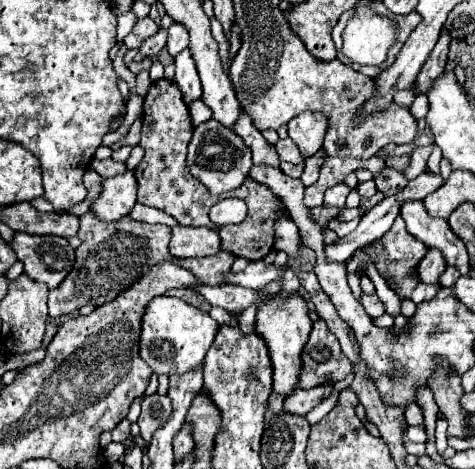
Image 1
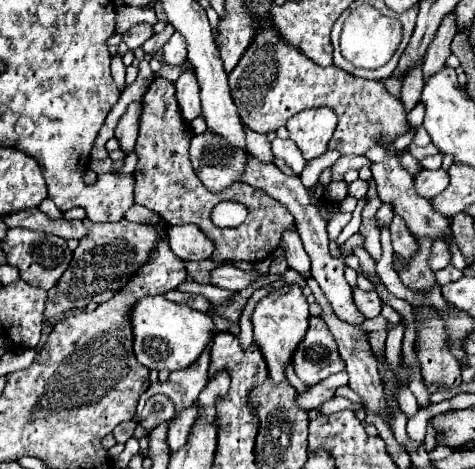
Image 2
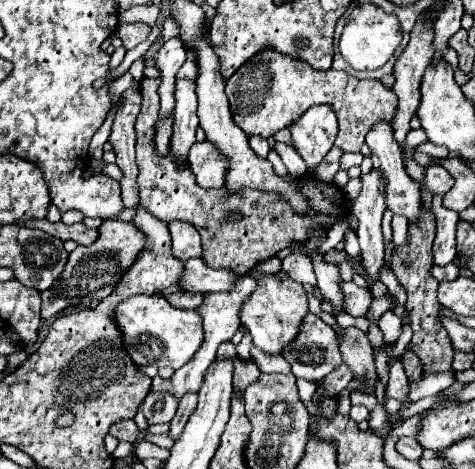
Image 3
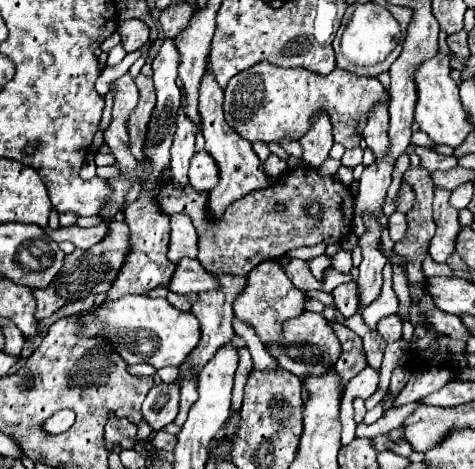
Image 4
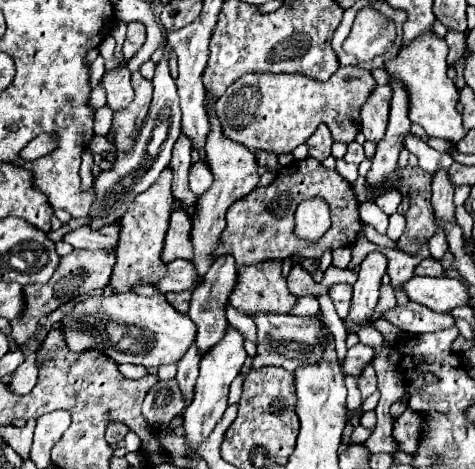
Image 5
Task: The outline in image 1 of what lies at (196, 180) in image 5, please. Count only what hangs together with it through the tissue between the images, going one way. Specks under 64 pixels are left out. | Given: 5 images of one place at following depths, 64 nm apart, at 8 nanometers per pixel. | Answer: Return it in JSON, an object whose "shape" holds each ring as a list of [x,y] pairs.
{"shape":[[[208,120],[194,128],[192,140],[188,144],[186,162],[192,176],[200,180],[210,194],[220,196],[242,186],[244,178],[252,168],[252,150],[250,146],[244,144],[244,140],[234,130],[224,128],[224,124],[216,124],[216,120]]]}

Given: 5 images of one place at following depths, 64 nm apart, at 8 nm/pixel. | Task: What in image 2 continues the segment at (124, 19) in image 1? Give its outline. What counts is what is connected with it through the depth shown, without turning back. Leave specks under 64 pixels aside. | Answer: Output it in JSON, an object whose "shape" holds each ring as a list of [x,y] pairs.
{"shape":[[[124,6],[116,16],[116,32],[122,36],[138,22],[150,22],[156,24],[156,14],[150,10],[138,10],[134,6]]]}

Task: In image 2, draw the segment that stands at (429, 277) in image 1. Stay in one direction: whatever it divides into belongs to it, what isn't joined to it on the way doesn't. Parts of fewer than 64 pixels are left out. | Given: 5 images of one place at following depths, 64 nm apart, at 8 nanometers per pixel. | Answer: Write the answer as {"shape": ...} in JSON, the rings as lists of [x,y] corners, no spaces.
{"shape":[[[436,240],[430,248],[430,258],[428,258],[428,266],[432,272],[438,272],[440,268],[446,268],[450,262],[450,252],[448,252],[448,244],[442,240]]]}

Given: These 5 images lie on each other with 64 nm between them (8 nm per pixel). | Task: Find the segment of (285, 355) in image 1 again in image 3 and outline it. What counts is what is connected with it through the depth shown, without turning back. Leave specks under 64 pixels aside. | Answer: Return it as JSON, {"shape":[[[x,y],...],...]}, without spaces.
{"shape":[[[274,274],[258,276],[258,280],[260,286],[242,306],[240,318],[246,330],[252,334],[256,348],[264,350],[266,354],[280,354],[280,348],[290,344],[296,338],[296,332],[300,332],[300,320],[304,320],[308,314],[308,296],[302,284],[294,280],[278,280]]]}

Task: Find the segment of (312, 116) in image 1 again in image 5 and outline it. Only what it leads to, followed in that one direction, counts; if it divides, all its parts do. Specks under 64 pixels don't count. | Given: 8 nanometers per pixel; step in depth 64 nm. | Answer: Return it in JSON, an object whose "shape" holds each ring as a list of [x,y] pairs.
{"shape":[[[320,124],[316,128],[316,132],[310,136],[310,140],[306,140],[306,144],[308,144],[308,156],[310,158],[314,158],[318,162],[326,160],[330,156],[330,148],[334,144],[332,134],[328,132],[328,126],[326,124]]]}

